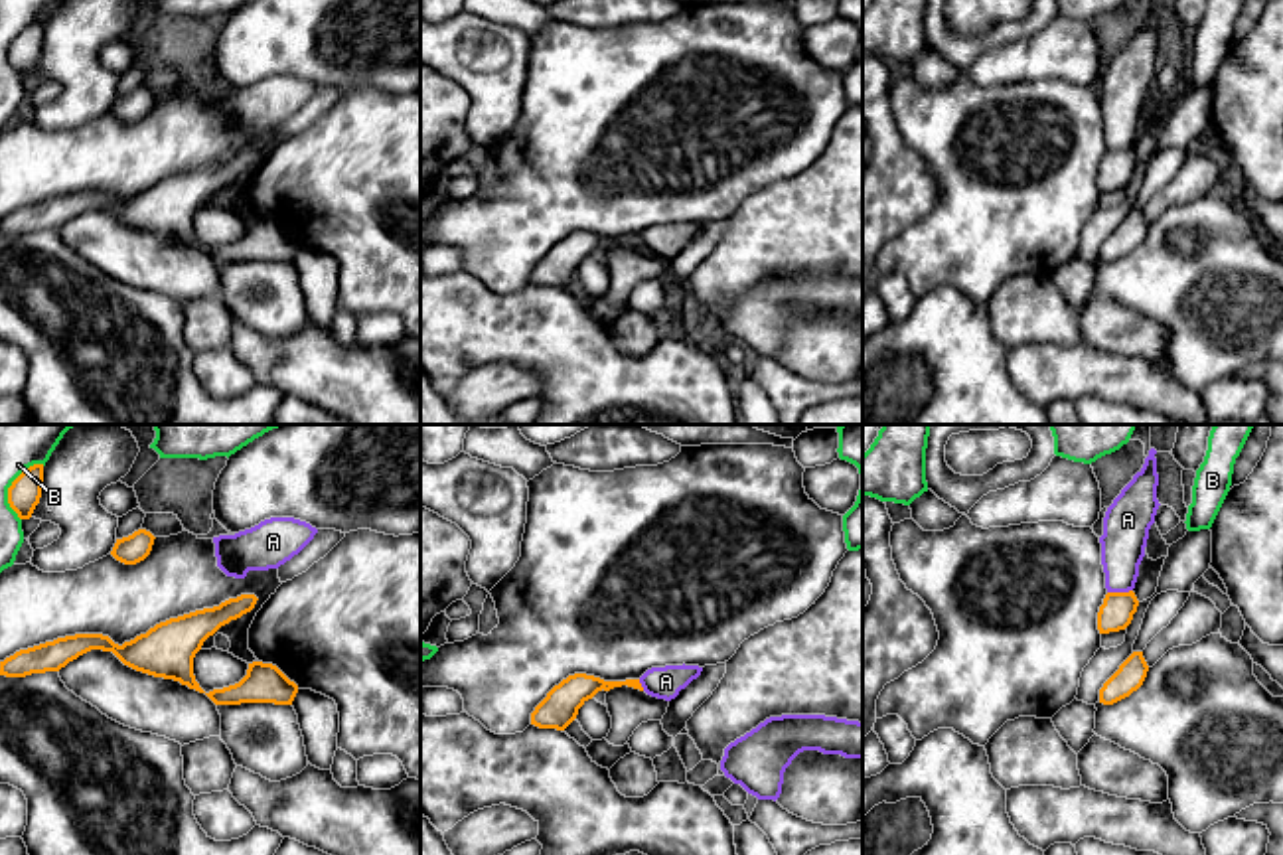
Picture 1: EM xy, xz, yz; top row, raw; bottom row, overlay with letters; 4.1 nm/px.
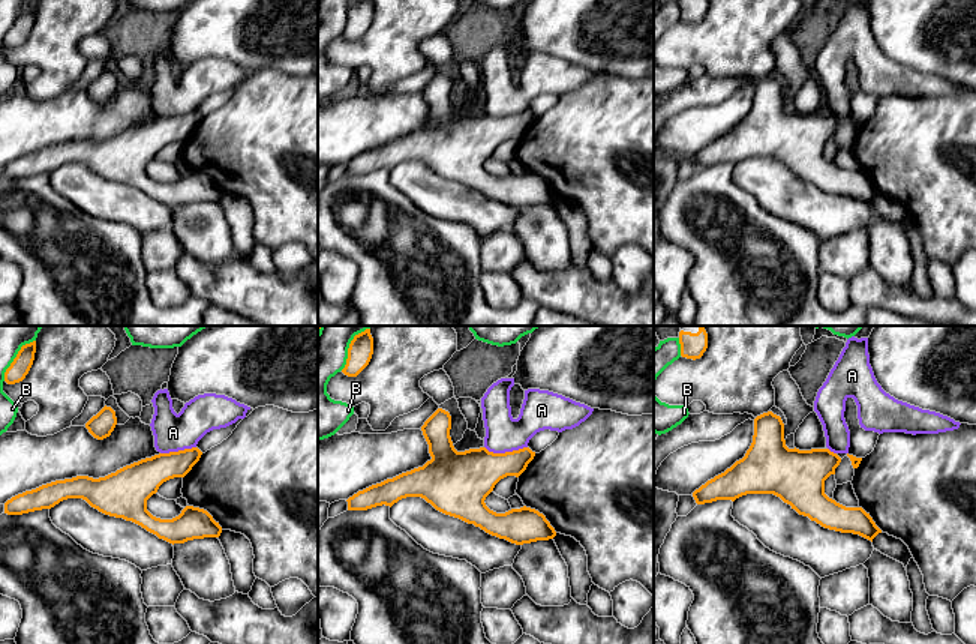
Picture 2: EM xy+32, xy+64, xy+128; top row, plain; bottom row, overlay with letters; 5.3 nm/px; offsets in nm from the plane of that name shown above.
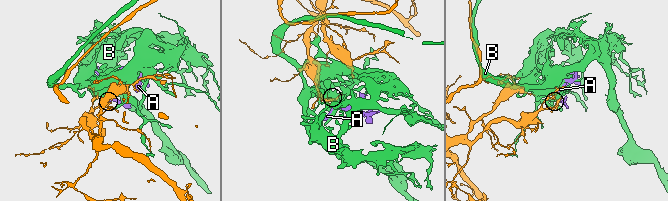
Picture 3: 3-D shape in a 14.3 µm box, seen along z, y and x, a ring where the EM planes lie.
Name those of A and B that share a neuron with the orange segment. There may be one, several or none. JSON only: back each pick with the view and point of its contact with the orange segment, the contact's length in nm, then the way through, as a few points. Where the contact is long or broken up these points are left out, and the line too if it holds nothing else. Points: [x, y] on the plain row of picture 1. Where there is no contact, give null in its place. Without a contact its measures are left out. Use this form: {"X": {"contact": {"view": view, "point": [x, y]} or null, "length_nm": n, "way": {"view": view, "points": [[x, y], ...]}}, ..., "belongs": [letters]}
{"belongs": []}

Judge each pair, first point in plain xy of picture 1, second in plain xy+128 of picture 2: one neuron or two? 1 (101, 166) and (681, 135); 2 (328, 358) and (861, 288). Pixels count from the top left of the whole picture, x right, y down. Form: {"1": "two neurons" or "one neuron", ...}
{"1": "one neuron", "2": "one neuron"}

